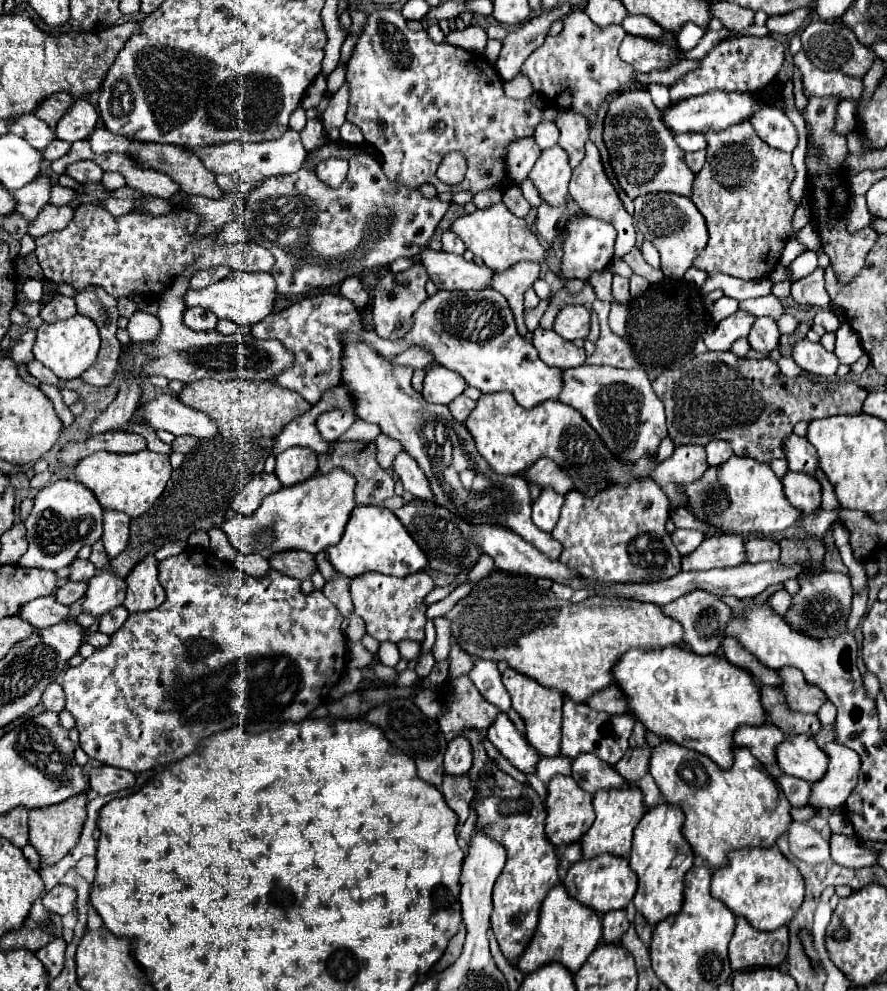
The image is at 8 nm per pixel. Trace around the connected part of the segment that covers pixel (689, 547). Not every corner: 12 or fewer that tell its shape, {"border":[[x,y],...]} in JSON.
{"border":[[676,528],[670,536],[682,556],[704,540],[698,530]]}

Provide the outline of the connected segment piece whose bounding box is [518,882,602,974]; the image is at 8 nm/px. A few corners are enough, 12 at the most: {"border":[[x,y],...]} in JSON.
{"border":[[558,882],[518,962],[576,972],[602,938],[600,916]]}

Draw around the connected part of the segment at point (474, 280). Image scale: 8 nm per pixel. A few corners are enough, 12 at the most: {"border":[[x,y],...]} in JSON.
{"border":[[422,246],[416,256],[444,290],[482,290],[494,274]]}

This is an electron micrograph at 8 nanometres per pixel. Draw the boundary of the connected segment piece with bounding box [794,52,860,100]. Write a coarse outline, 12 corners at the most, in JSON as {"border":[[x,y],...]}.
{"border":[[798,52],[806,96],[860,100],[860,80],[824,72]]}

